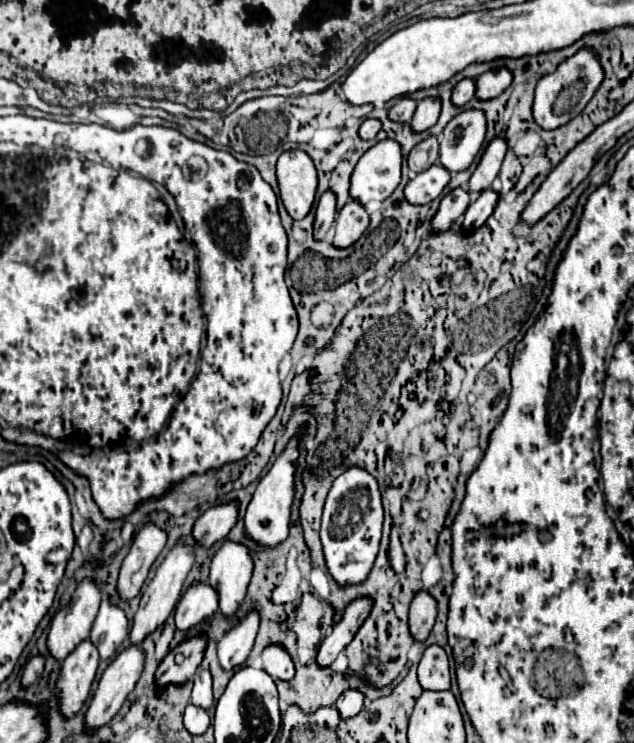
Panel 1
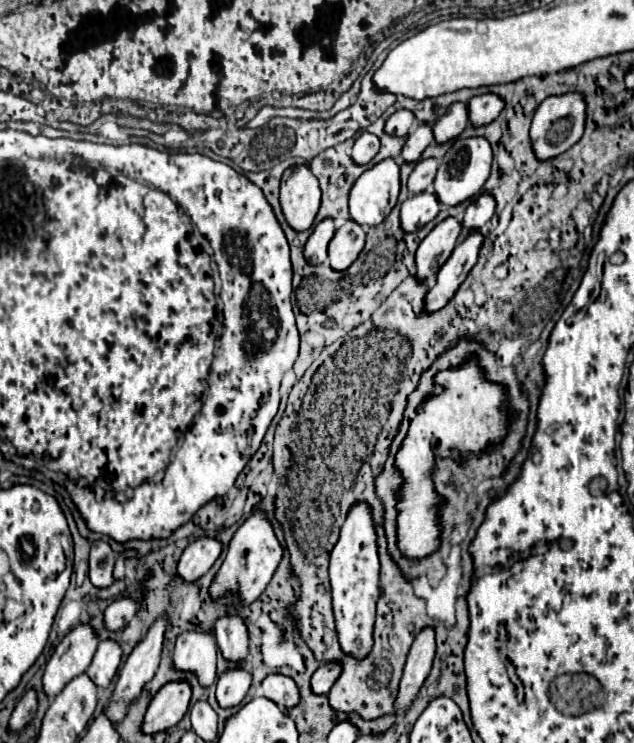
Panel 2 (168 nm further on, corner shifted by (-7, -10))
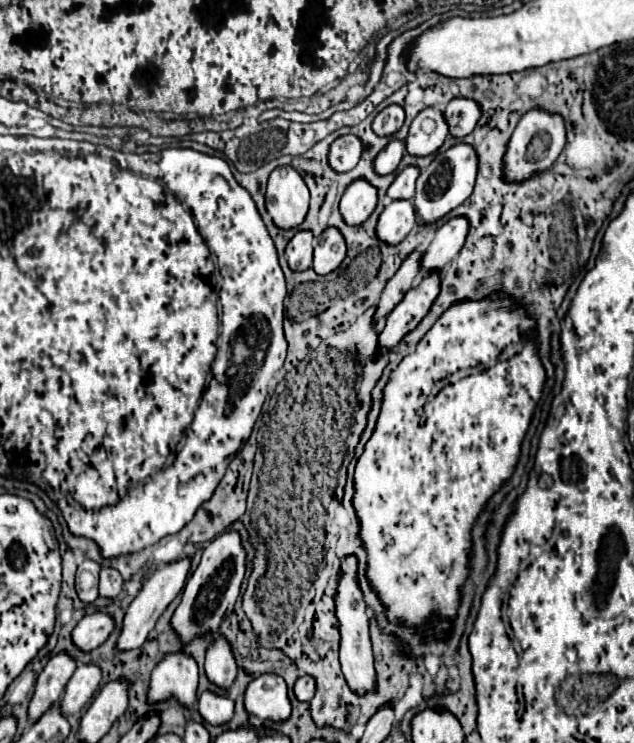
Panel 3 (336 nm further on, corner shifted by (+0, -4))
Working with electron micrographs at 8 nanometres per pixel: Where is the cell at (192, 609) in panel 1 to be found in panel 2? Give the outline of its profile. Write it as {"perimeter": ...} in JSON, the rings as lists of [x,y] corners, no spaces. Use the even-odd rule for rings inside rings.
{"perimeter":[[[182,633],[176,639],[172,665],[178,671],[190,671],[202,687],[216,683],[216,637],[214,633]]]}

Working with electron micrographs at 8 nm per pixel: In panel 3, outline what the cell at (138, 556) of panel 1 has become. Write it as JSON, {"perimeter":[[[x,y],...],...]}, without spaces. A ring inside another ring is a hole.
{"perimeter":[[[97,611],[83,617],[77,623],[77,627],[73,629],[73,641],[83,651],[89,651],[89,649],[99,647],[113,633],[113,629],[115,629],[113,617],[103,611]]]}

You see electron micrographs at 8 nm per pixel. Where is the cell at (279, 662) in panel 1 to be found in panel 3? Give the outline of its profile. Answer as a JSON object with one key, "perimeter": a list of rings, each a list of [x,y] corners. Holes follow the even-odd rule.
{"perimeter":[[[275,673],[255,677],[245,691],[245,709],[259,719],[287,719],[291,715],[291,703],[283,677]]]}

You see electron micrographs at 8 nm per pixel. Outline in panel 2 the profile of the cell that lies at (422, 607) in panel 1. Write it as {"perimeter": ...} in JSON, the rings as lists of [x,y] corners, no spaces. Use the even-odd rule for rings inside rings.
{"perimeter":[[[426,627],[414,639],[414,645],[408,653],[404,675],[402,675],[400,689],[398,689],[398,697],[396,697],[396,703],[394,703],[396,715],[400,715],[404,709],[408,709],[412,705],[412,701],[416,699],[420,687],[424,685],[424,681],[430,673],[430,667],[432,667],[432,661],[434,661],[434,651],[436,651],[434,629]]]}

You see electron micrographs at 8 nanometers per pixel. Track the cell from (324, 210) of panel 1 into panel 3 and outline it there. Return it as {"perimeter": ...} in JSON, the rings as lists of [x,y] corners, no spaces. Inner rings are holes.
{"perimeter":[[[299,231],[287,245],[285,255],[287,263],[293,271],[305,271],[313,263],[313,233],[311,231]]]}

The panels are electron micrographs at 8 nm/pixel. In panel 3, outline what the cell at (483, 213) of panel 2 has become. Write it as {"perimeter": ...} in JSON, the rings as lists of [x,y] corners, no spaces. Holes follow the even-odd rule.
{"perimeter":[[[459,215],[449,219],[435,235],[431,245],[427,247],[421,267],[425,273],[433,269],[443,269],[465,245],[465,237],[469,233],[469,221],[467,217]]]}

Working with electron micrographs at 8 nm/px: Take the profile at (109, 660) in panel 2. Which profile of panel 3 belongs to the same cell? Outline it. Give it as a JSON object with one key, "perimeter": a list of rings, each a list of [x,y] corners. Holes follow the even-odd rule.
{"perimeter":[[[95,663],[79,665],[69,679],[65,693],[61,697],[61,709],[65,709],[67,717],[77,715],[85,705],[91,701],[93,693],[99,689],[101,683],[101,667]]]}

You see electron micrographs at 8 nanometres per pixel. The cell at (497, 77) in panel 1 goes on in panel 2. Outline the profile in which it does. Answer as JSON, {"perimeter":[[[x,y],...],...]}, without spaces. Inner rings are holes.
{"perimeter":[[[486,93],[486,95],[472,97],[466,107],[468,107],[468,123],[472,127],[482,127],[492,123],[500,115],[504,101],[494,93]]]}

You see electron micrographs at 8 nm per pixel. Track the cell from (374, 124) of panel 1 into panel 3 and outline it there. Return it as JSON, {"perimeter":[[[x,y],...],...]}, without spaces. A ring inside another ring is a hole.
{"perimeter":[[[343,135],[335,139],[329,149],[329,165],[339,173],[351,171],[361,159],[361,153],[363,153],[361,139],[357,135]]]}

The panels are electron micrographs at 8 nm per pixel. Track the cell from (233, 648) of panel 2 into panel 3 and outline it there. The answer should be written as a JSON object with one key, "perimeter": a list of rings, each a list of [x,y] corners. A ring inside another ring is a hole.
{"perimeter":[[[227,637],[215,639],[207,649],[205,659],[205,675],[219,687],[231,687],[237,677],[237,663]]]}

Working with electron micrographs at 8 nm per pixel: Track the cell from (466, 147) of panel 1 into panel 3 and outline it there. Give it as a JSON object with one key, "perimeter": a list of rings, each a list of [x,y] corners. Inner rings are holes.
{"perimeter":[[[457,143],[447,151],[439,151],[433,157],[431,165],[425,171],[421,171],[417,179],[417,191],[413,197],[413,205],[417,205],[419,219],[423,223],[433,223],[441,219],[443,215],[447,215],[451,209],[459,207],[473,193],[477,167],[479,167],[479,159],[477,159],[475,149],[469,143]]]}

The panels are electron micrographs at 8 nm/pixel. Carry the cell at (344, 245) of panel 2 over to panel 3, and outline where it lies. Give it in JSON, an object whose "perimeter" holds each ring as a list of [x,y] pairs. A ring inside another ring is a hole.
{"perimeter":[[[327,227],[317,241],[315,247],[315,255],[313,255],[313,269],[319,275],[327,275],[331,271],[335,271],[343,259],[345,259],[345,237],[337,227]]]}

